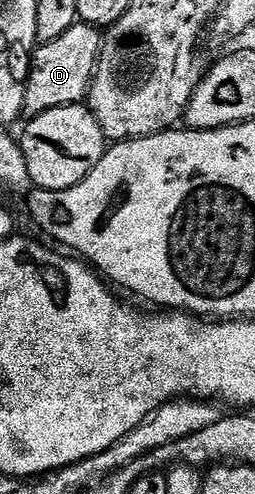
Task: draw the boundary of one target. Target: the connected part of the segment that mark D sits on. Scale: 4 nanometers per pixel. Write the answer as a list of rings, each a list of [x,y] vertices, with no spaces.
[[[78,21],[63,36],[42,42],[34,49],[33,60],[29,63],[29,83],[25,86],[25,114],[36,116],[60,106],[80,103],[89,93],[97,58],[101,54],[103,34],[98,27]]]

